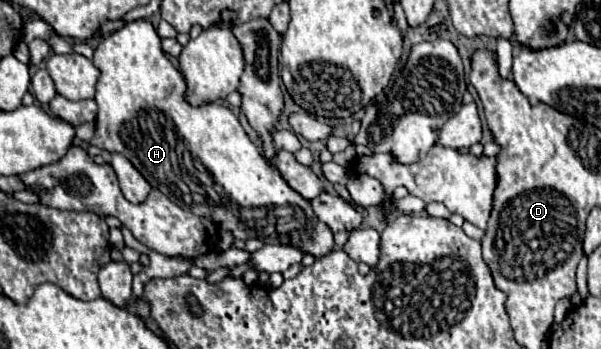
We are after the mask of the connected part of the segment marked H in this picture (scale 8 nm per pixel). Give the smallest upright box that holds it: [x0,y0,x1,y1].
[92,20,336,258]

